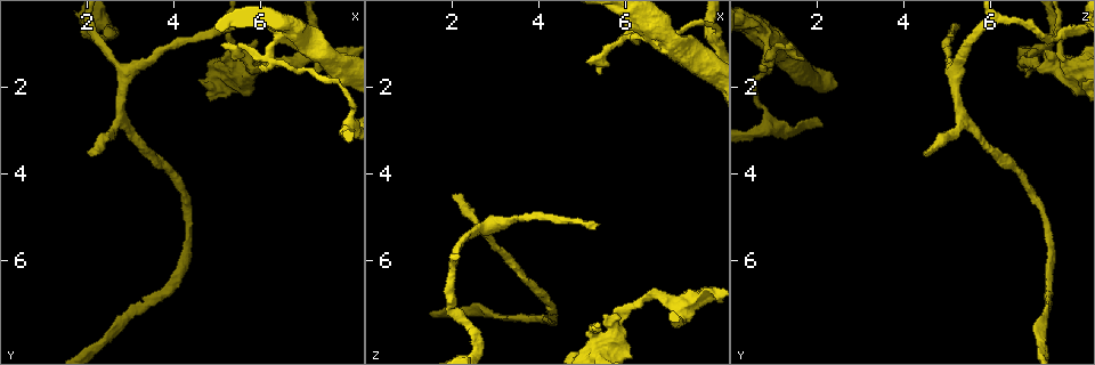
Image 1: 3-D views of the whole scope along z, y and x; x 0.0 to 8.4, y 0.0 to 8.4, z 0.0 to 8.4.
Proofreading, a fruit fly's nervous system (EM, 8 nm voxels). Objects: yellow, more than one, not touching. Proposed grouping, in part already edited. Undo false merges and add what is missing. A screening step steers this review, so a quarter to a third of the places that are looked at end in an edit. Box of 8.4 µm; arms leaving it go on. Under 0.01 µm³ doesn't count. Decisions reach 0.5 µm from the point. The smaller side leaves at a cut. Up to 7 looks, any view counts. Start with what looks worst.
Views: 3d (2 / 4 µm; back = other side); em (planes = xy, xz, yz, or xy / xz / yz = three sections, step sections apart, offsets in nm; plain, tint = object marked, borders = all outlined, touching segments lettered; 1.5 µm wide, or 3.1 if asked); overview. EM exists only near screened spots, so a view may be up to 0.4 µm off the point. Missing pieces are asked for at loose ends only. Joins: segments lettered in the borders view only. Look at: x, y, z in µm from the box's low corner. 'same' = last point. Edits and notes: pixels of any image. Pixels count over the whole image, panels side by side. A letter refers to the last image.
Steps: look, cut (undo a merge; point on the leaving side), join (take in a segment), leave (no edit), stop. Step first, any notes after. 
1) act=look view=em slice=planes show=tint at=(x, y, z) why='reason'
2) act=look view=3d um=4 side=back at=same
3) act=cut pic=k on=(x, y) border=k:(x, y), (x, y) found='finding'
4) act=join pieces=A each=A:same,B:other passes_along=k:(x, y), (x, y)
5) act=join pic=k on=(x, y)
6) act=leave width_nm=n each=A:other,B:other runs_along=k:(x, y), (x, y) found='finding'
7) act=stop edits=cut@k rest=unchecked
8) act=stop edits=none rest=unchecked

act=look view=em slice=yz step=4 show=tint at=(2.05, 3.45, 4.45) why='branch stops here'

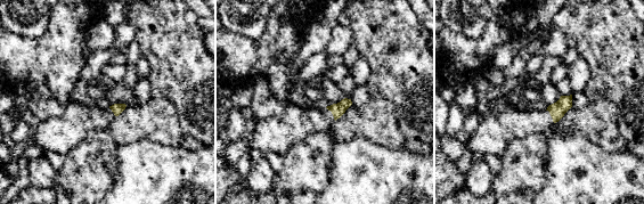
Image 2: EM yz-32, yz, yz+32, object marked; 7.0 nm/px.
act=look view=em slice=planes show=borders at=same

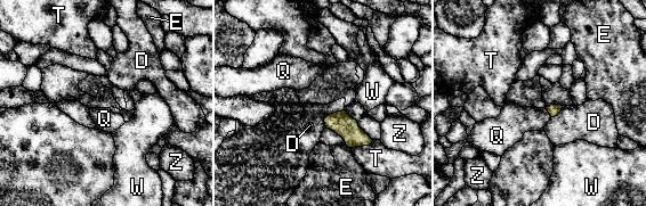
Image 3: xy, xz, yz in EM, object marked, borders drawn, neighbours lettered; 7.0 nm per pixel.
act=join pic=3 on=(514, 121) each=D:other,E:other,Q:same,T:other,W:other,Z:other passes_along=3:(552, 109), (548, 112), (514, 121) found='the neuron continues'

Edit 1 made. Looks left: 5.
act=look view=3d um=2 at=(7.25, 1.30, 6.90)

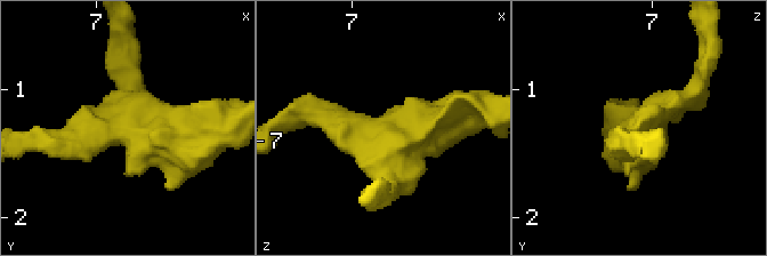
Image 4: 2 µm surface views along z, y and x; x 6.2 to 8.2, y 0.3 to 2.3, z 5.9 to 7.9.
act=look view=em slice=planes show=borders at=(7.18, 1.26, 6.94) arms=3 arm_widths_nm=170,180,280

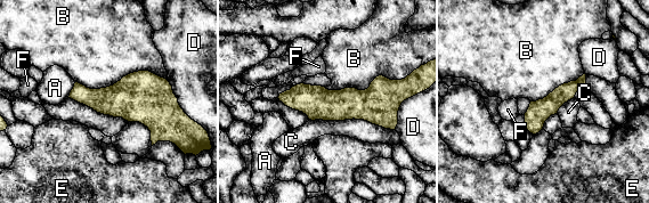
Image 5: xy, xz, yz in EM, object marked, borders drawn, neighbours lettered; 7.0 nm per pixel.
act=leave width_nm=160 each=A:other,B:other,C:other,D:other,E:other,F:other runs_along=5:(403, 90), (380, 102), (282, 98) found='continuous, no second neuron'

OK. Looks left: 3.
act=stop edits=join@3 rest=unchecked

